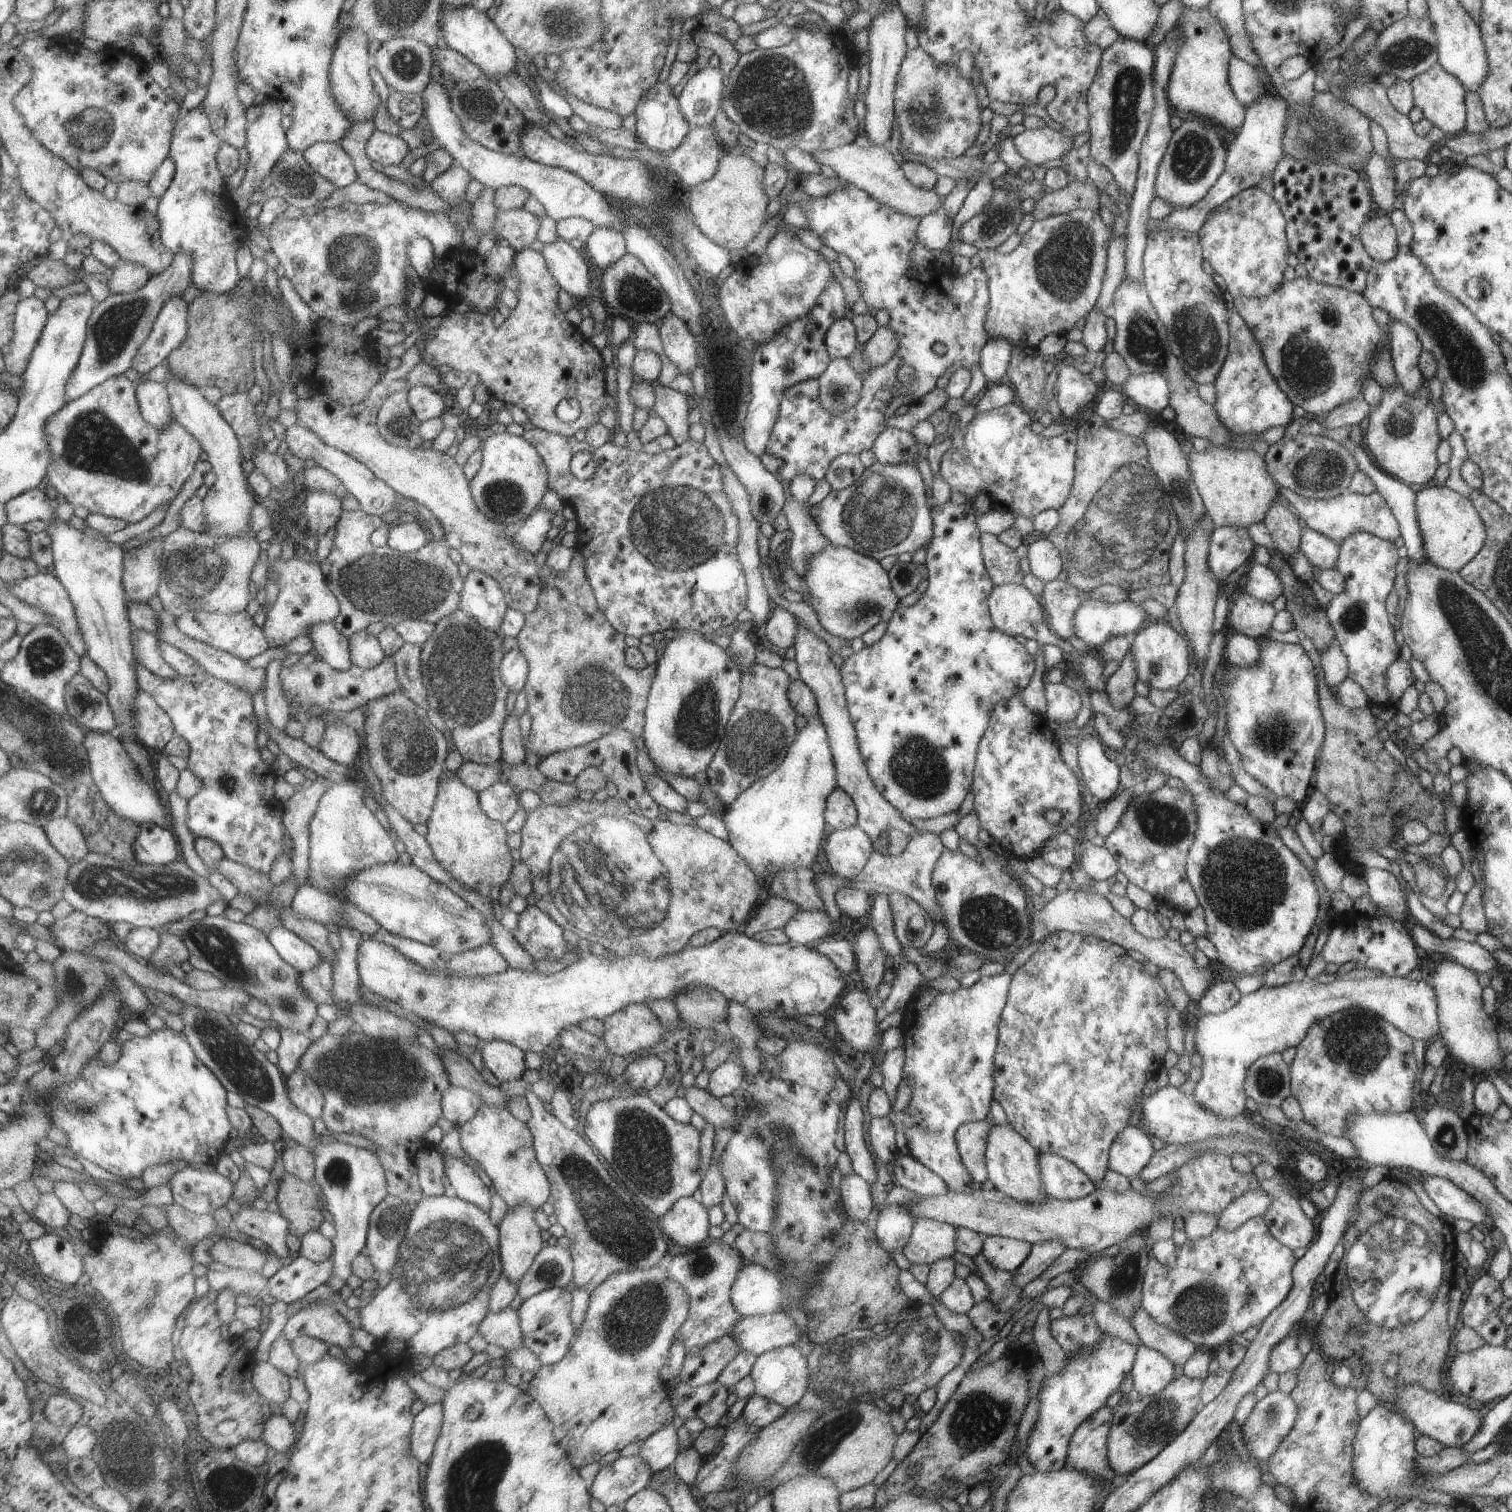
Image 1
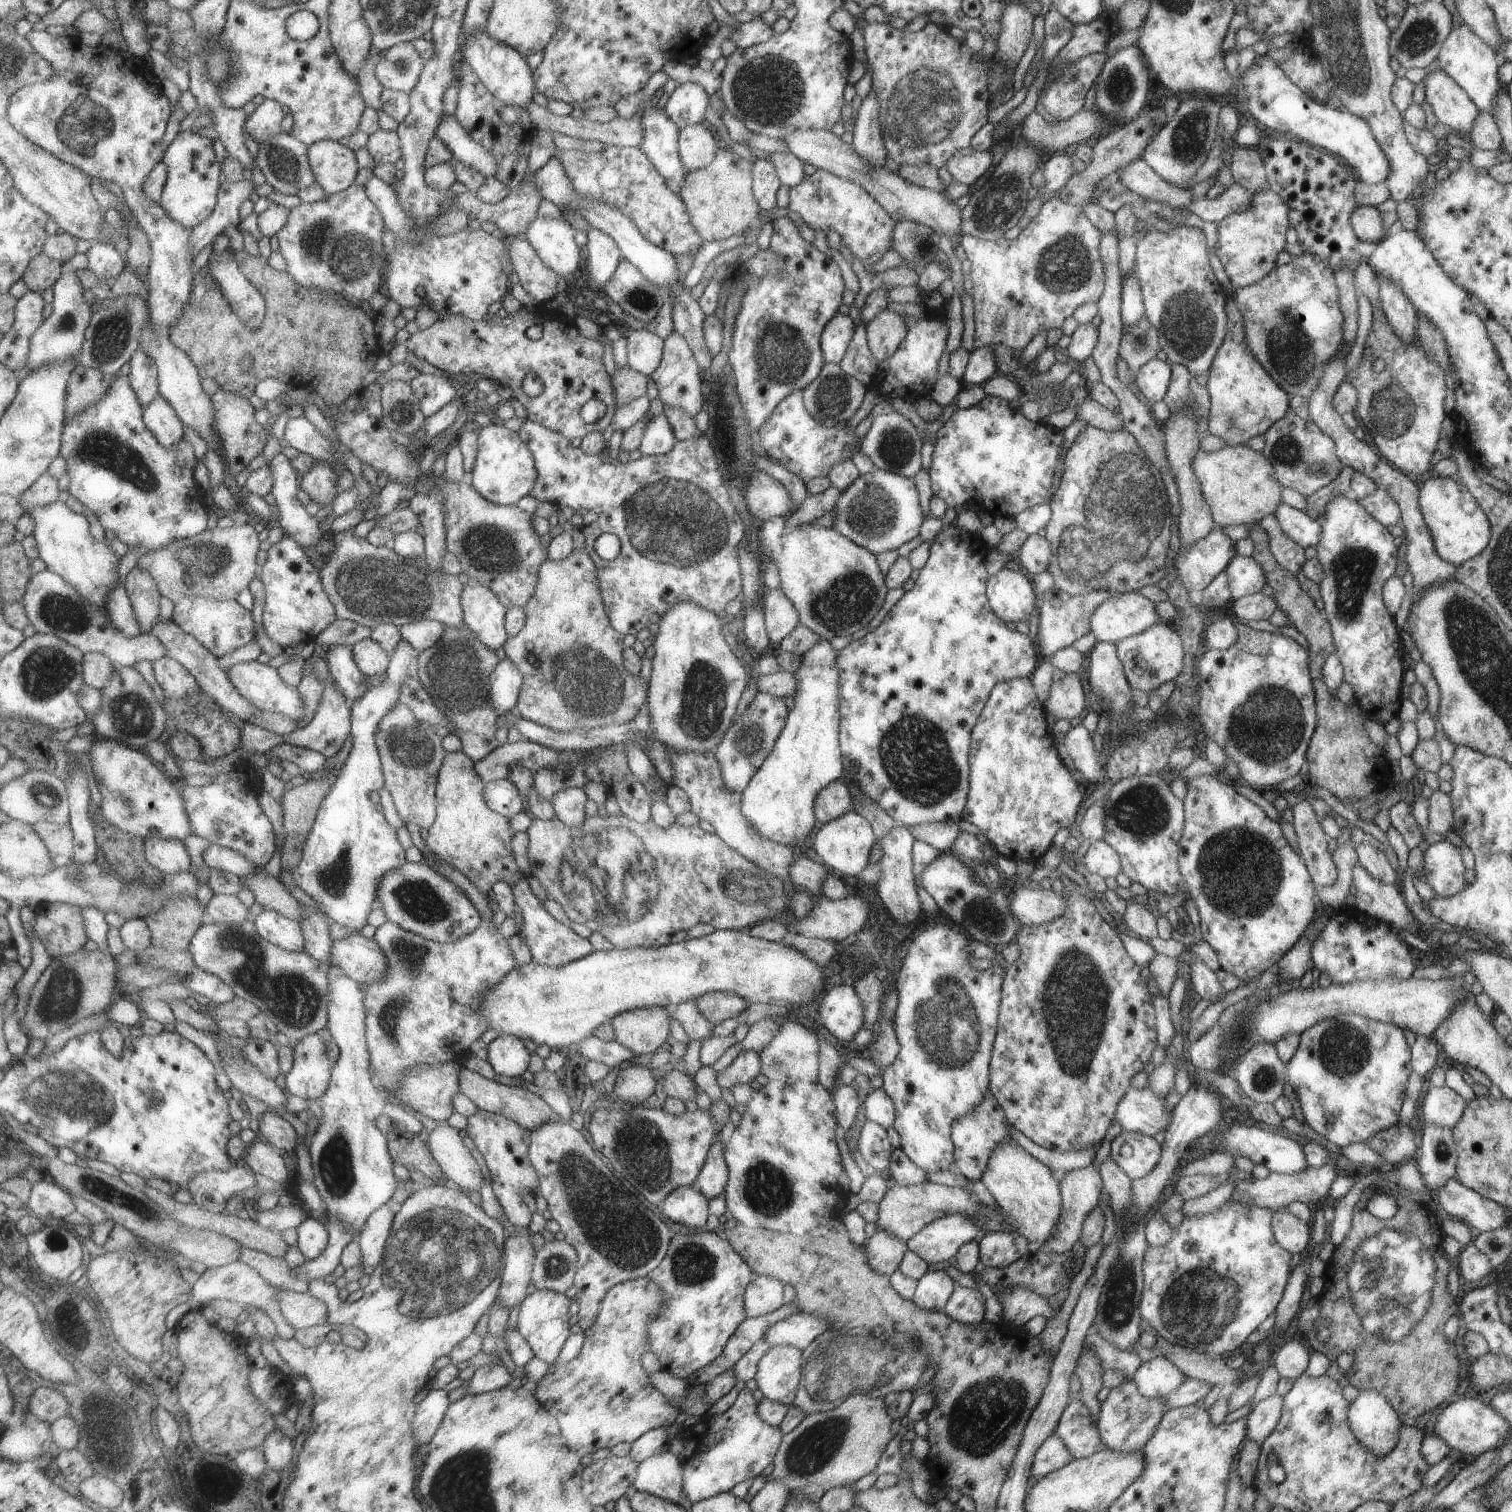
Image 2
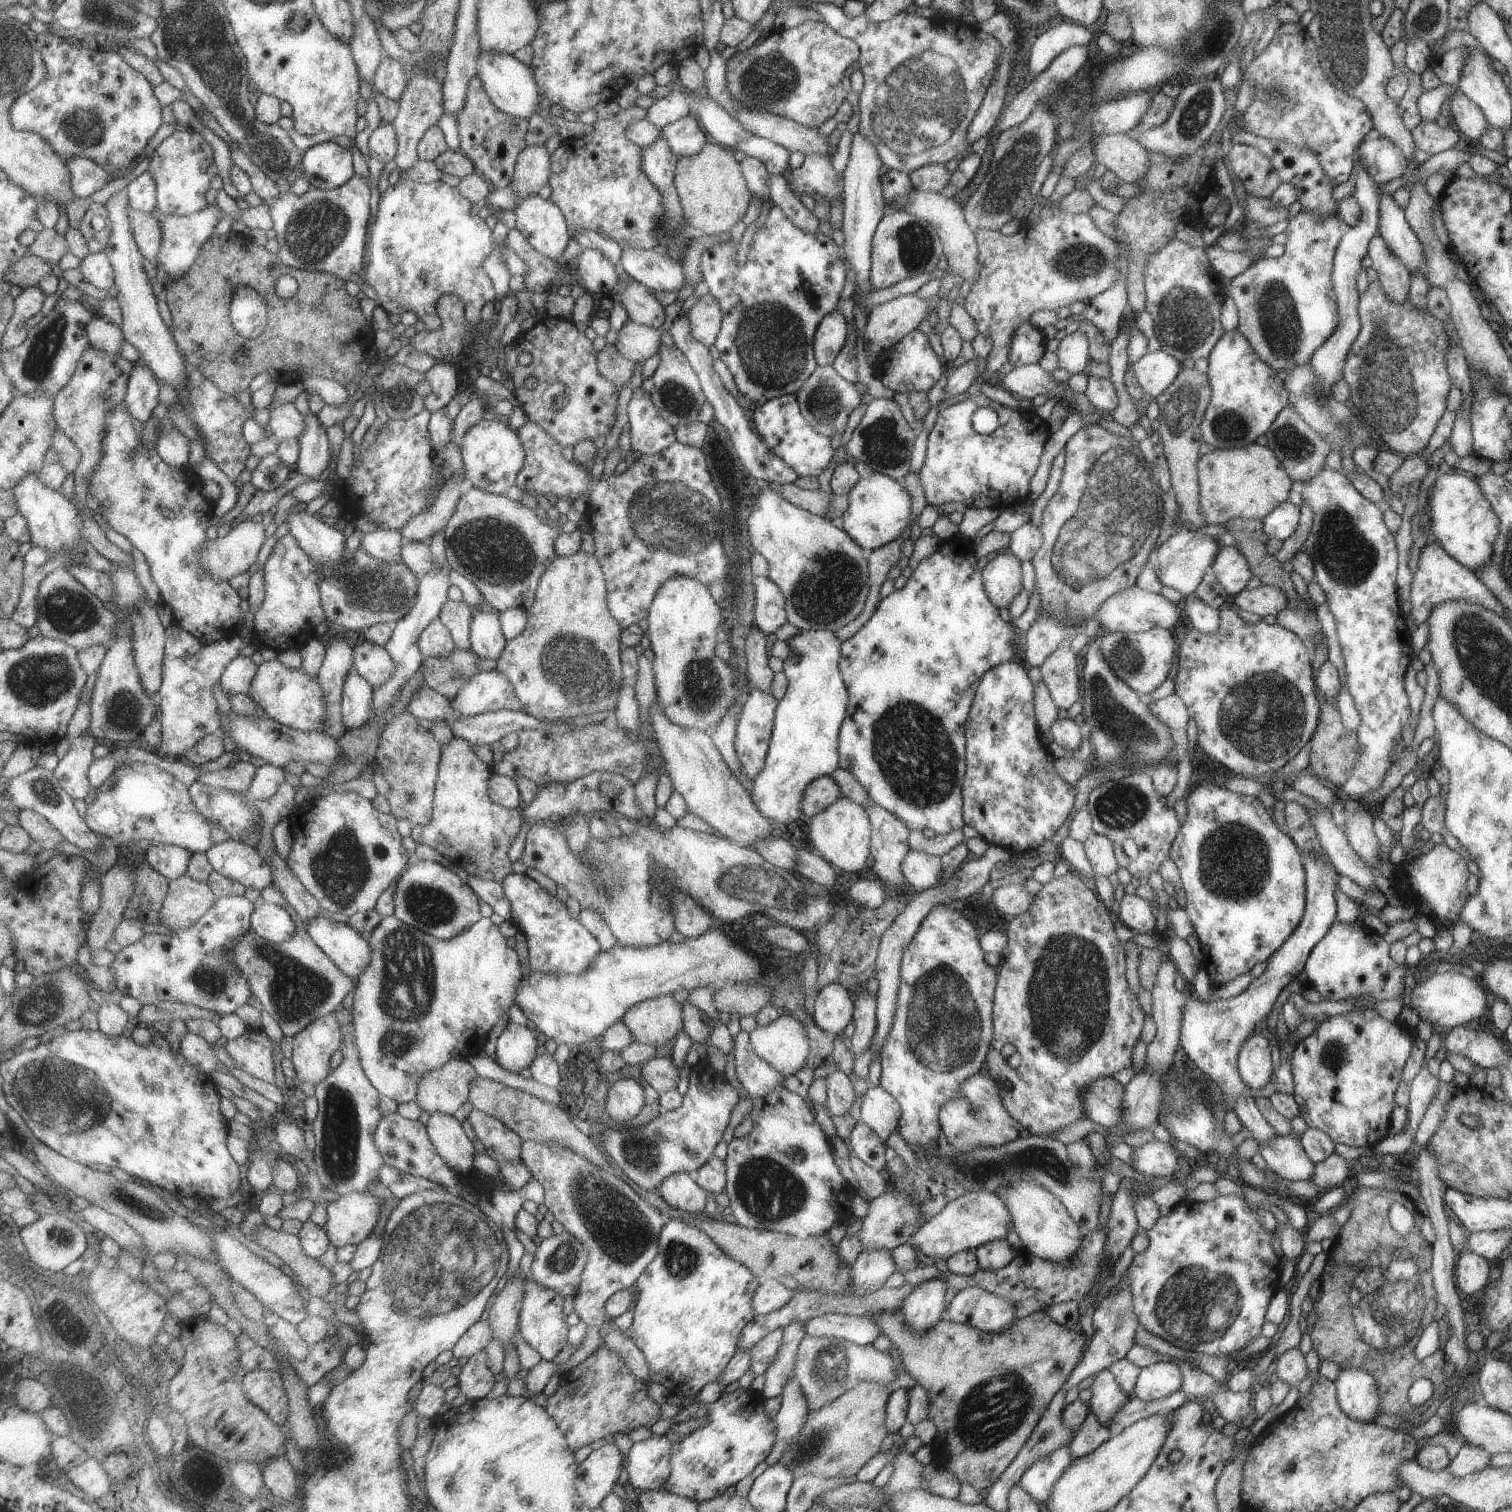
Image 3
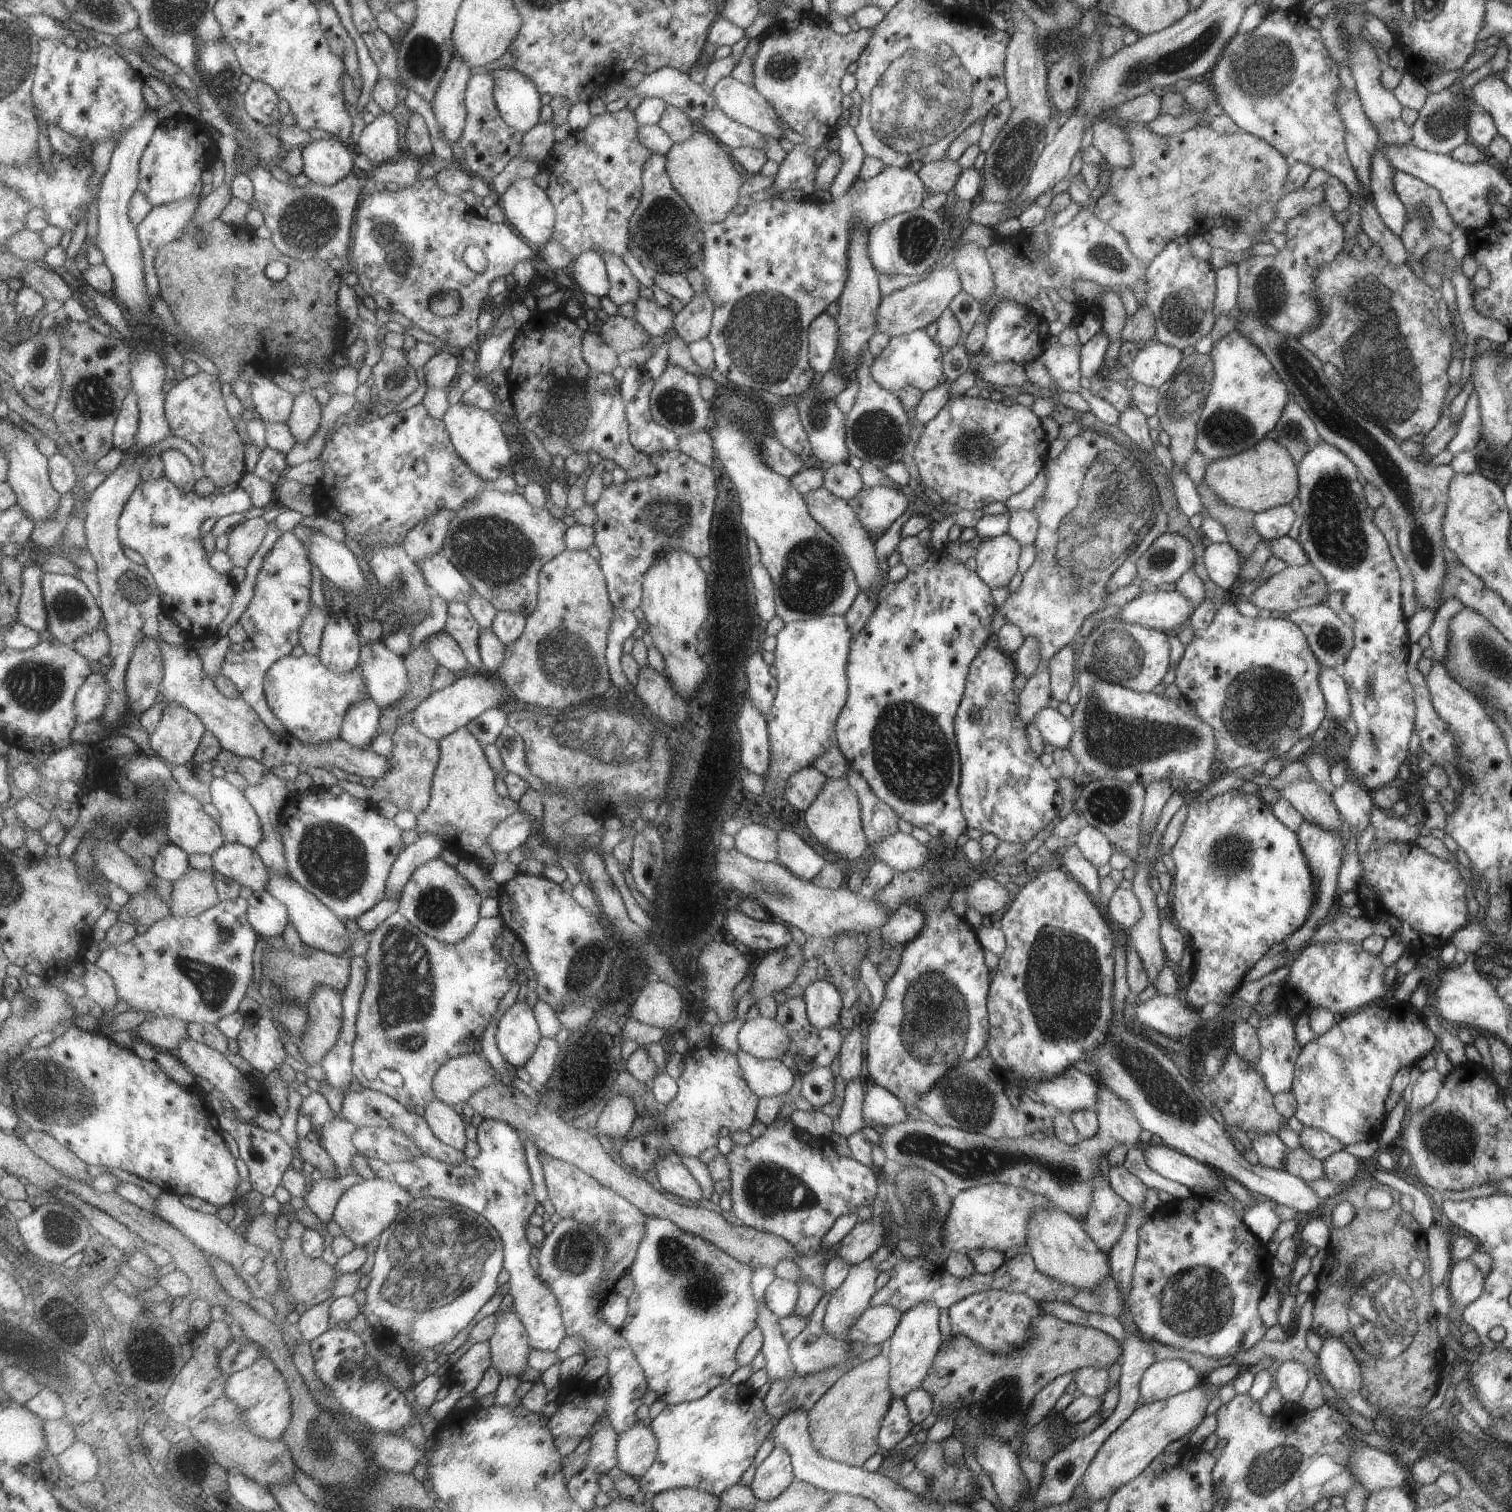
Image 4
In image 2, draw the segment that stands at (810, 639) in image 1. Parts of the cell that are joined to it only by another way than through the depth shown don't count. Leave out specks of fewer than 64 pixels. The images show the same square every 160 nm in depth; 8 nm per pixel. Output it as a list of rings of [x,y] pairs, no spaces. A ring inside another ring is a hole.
[[[957,821],[924,823],[917,826],[909,826],[907,830],[911,832],[914,840],[929,844],[933,848],[937,848],[940,852],[951,851],[953,842],[959,834]]]

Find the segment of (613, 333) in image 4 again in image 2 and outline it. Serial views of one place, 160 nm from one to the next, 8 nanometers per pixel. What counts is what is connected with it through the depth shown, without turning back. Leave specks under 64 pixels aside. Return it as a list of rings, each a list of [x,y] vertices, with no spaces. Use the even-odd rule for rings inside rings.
[[[625,329],[627,364],[639,374],[650,377],[662,358],[662,339],[647,330]]]

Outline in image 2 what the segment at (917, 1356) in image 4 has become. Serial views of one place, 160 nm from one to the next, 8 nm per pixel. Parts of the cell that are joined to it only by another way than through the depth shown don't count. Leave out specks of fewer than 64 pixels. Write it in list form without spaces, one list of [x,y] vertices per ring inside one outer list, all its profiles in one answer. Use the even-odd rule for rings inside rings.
[[[944,1270],[927,1272],[917,1280],[911,1302],[923,1310],[942,1312],[953,1287],[953,1280]]]

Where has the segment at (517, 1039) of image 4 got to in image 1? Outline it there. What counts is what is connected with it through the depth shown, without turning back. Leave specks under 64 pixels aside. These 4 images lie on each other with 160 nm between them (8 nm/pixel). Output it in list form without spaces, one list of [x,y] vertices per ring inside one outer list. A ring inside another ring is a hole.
[[[493,1040],[481,1050],[484,1066],[499,1082],[519,1080],[525,1075],[525,1050],[505,1040]]]

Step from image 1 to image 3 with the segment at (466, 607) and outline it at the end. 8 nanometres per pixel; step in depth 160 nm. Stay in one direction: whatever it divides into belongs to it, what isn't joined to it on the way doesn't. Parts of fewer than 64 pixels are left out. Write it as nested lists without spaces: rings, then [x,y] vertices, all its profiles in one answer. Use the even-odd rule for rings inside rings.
[[[485,598],[472,613],[472,649],[478,658],[498,660],[508,641],[502,629],[502,613],[487,603]]]

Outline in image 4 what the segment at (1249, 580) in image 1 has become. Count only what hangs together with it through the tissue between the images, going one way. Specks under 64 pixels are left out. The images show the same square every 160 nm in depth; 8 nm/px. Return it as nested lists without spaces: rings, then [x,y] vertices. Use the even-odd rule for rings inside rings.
[[[1208,542],[1203,551],[1203,562],[1209,578],[1223,590],[1239,584],[1241,558],[1229,543]]]

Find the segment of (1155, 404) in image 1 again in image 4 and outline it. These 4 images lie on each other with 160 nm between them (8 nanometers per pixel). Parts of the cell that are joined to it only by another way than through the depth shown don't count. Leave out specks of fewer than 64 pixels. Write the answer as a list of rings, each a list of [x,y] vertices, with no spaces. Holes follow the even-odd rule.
[[[1159,342],[1147,344],[1137,351],[1128,367],[1128,376],[1136,383],[1158,389],[1163,382],[1169,380],[1182,358],[1179,349]]]

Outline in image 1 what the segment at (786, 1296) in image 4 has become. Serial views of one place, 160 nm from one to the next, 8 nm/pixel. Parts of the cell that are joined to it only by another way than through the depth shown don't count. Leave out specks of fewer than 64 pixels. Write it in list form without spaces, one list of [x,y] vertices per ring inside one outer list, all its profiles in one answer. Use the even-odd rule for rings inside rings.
[[[743,1259],[743,1268],[737,1272],[737,1278],[731,1286],[729,1298],[731,1298],[733,1308],[741,1317],[778,1313],[782,1310],[781,1282],[773,1271]]]

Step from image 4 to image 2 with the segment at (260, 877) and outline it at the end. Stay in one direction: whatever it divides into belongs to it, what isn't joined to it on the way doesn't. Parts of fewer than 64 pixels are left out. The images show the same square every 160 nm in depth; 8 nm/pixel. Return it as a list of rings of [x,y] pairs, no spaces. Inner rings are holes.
[[[214,843],[204,852],[203,857],[210,869],[229,872],[239,878],[247,878],[255,872],[255,868],[259,868],[255,862],[251,862],[243,854]]]

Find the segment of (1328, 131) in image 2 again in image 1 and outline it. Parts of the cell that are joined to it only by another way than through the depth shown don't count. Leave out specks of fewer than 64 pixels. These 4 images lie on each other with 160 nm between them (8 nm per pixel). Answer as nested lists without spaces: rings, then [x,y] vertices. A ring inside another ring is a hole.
[[[1234,55],[1229,60],[1227,75],[1229,87],[1243,108],[1249,108],[1259,96],[1276,92],[1263,66],[1251,66]]]

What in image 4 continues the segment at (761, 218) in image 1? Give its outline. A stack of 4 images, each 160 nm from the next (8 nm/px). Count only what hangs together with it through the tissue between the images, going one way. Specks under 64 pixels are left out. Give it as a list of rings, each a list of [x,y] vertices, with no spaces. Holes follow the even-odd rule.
[[[703,132],[693,133],[687,141],[672,145],[665,156],[671,186],[684,198],[701,225],[721,222],[742,201],[737,190],[743,184],[745,174],[733,168],[733,158],[723,144],[715,142],[715,138]]]

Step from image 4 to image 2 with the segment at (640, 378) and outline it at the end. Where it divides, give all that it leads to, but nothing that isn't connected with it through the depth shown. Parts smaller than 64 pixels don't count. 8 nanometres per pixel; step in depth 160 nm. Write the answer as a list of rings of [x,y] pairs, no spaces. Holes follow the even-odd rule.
[[[663,412],[653,416],[641,434],[641,441],[638,447],[641,455],[659,456],[665,455],[675,444],[671,428],[663,415]]]

